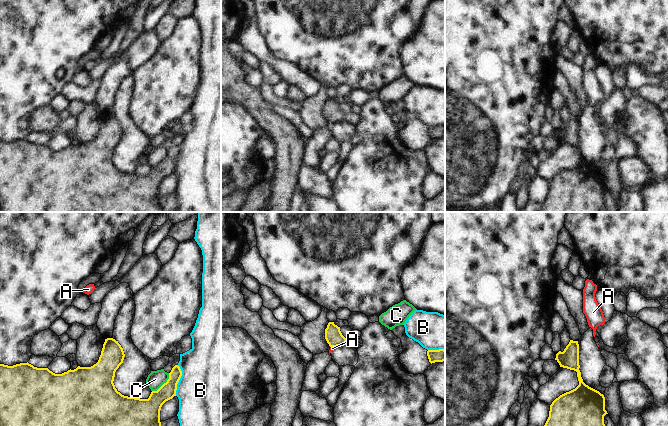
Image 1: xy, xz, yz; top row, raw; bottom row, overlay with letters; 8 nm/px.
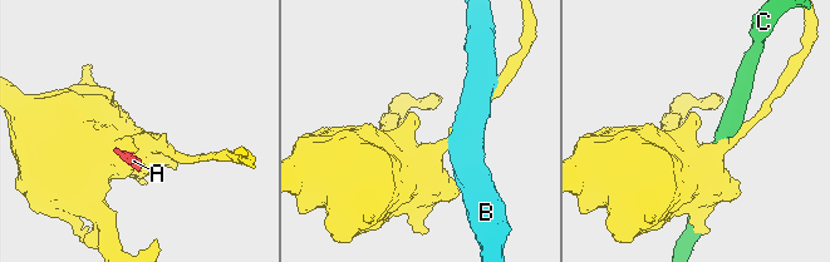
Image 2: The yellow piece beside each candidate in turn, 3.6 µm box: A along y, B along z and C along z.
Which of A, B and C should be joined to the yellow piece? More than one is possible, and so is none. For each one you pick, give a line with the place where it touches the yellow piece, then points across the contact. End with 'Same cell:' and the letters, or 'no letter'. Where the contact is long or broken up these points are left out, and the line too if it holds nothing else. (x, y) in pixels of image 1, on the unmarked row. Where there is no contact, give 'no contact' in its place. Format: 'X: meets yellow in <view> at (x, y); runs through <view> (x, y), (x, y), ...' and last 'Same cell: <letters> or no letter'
Same cell: no letter

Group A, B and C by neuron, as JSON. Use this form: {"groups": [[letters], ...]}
{"groups": [["A"], ["B"], ["C"]]}

